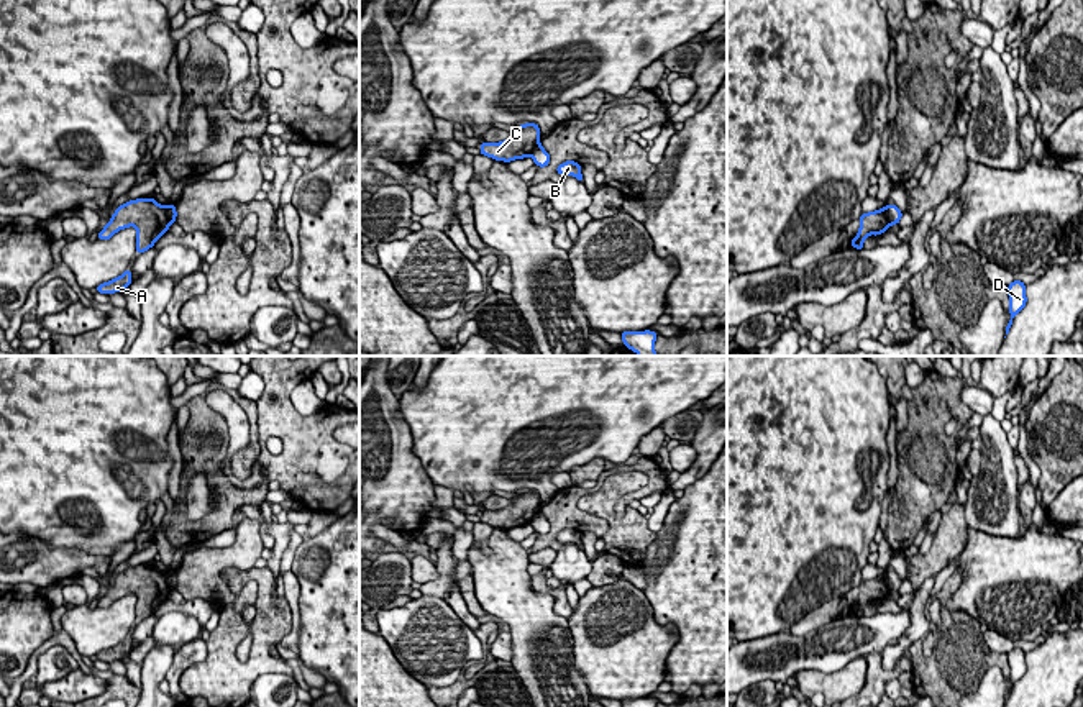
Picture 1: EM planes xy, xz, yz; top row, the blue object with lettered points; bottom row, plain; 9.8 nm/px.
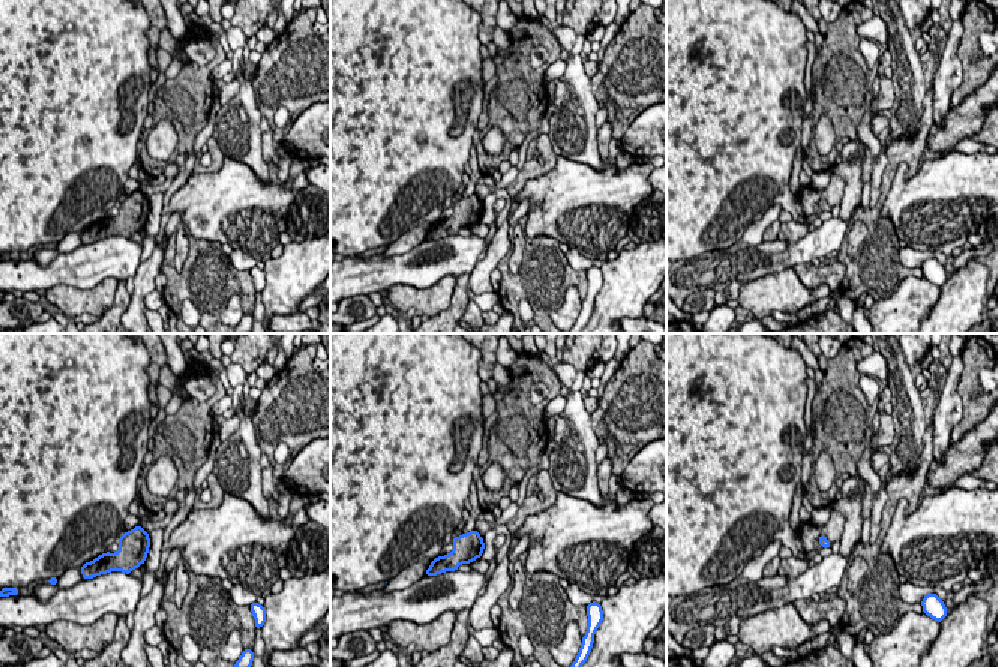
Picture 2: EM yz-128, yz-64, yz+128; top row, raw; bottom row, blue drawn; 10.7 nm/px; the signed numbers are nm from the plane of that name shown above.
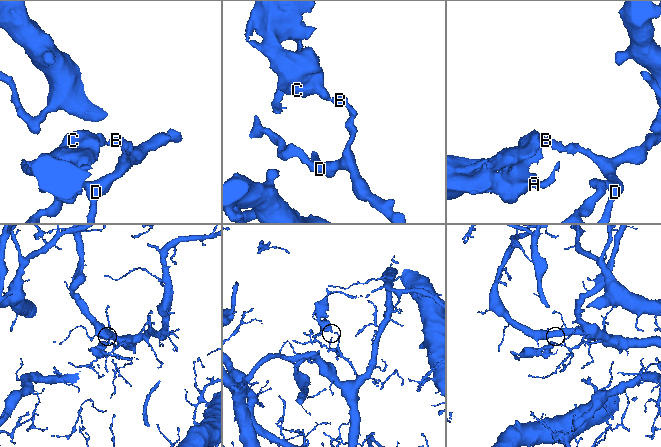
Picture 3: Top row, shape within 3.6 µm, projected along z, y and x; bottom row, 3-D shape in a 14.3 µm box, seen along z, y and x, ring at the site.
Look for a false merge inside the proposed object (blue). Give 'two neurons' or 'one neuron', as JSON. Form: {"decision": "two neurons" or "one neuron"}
{"decision": "two neurons"}

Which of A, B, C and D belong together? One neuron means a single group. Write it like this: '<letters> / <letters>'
A C / B D

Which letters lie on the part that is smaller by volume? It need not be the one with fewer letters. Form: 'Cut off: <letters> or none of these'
Cut off: A, C

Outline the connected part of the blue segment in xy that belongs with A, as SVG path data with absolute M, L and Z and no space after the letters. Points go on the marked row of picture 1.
M126 269L117 279L112 279L108 282L98 284L97 285L97 292L100 292L100 294L115 294L115 292L120 292L121 294L121 290L125 287L130 287L130 284L131 284L131 271Z

